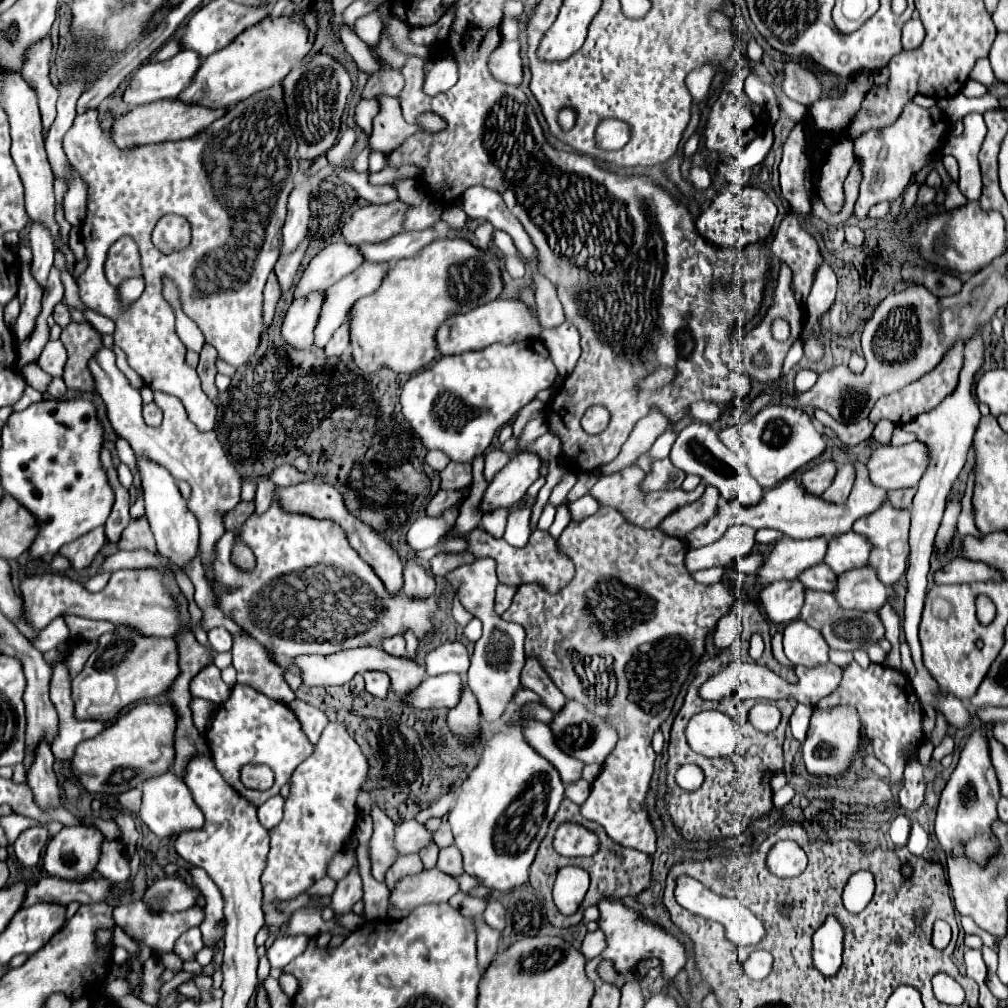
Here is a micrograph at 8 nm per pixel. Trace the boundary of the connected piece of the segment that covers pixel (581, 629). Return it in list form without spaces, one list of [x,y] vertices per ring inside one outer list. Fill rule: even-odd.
[[[599,507],[599,511],[583,519],[583,523],[571,521],[559,537],[559,549],[575,563],[575,577],[569,585],[555,595],[549,595],[537,585],[519,585],[511,607],[503,613],[503,619],[523,625],[527,633],[525,655],[535,655],[541,661],[567,699],[577,699],[597,715],[607,715],[617,725],[619,743],[605,759],[599,777],[593,781],[591,793],[581,805],[581,815],[599,823],[621,847],[653,855],[657,851],[657,831],[645,809],[645,797],[655,767],[651,739],[669,717],[691,667],[705,653],[707,635],[715,629],[717,619],[731,611],[731,603],[737,603],[739,591],[735,591],[735,585],[739,585],[741,573],[731,569],[731,577],[727,581],[713,585],[697,583],[685,567],[689,549],[681,539],[671,537],[661,529],[635,527],[613,507]],[[583,679],[615,679],[617,687],[609,697],[609,689],[597,689],[597,685]]]

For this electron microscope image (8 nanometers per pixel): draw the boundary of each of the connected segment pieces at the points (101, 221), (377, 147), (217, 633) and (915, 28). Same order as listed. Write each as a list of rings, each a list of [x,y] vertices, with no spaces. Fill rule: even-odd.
[[[281,85],[259,91],[243,103],[237,103],[225,113],[225,117],[217,119],[205,131],[197,133],[191,139],[167,141],[157,145],[135,145],[127,151],[115,147],[111,133],[101,129],[97,121],[97,111],[91,109],[85,115],[75,117],[73,127],[63,139],[63,149],[67,153],[67,159],[77,167],[77,171],[89,185],[87,219],[83,221],[79,231],[85,253],[89,257],[89,267],[81,273],[77,281],[83,303],[115,323],[113,339],[125,351],[129,367],[145,381],[145,385],[153,391],[161,391],[181,399],[189,421],[195,423],[201,431],[211,431],[215,427],[217,407],[209,401],[207,395],[187,395],[185,391],[185,351],[175,333],[175,311],[171,303],[163,297],[163,279],[171,279],[177,285],[181,309],[191,321],[195,321],[207,343],[217,349],[219,357],[225,359],[225,363],[241,367],[255,353],[263,331],[263,287],[269,273],[273,271],[275,261],[279,259],[281,227],[287,215],[287,199],[295,187],[295,175],[299,171],[295,157],[297,141],[291,127],[287,125]],[[167,213],[183,215],[189,221],[193,233],[191,245],[175,255],[163,255],[151,243],[151,229],[155,227],[155,221],[159,221],[159,217]],[[121,235],[129,235],[135,239],[145,271],[145,291],[131,305],[121,305],[118,287],[107,283],[105,277],[107,249]]]
[[[381,95],[379,101],[381,101],[381,111],[373,119],[373,131],[371,131],[369,143],[371,143],[373,151],[391,153],[401,147],[403,139],[407,139],[415,133],[415,127],[411,127],[403,119],[397,99]]]
[[[215,627],[215,629],[207,631],[207,635],[209,635],[209,645],[211,645],[213,651],[223,653],[223,651],[231,649],[233,639],[231,639],[231,635],[229,635],[229,631],[225,627]]]
[[[909,19],[903,27],[903,49],[917,49],[925,39],[925,29],[919,19]]]

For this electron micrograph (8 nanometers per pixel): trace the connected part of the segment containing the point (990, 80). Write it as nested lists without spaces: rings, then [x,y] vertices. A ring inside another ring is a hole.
[[[979,59],[975,63],[975,67],[971,69],[971,79],[983,83],[983,85],[993,85],[995,83],[995,73],[991,71],[991,65],[989,65],[989,59]]]

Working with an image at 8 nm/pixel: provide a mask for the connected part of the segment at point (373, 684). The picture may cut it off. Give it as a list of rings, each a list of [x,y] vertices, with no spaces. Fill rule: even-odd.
[[[365,671],[363,677],[365,677],[365,687],[371,695],[381,697],[381,699],[387,697],[387,691],[391,689],[391,679],[389,679],[387,673],[383,673],[383,671]]]

